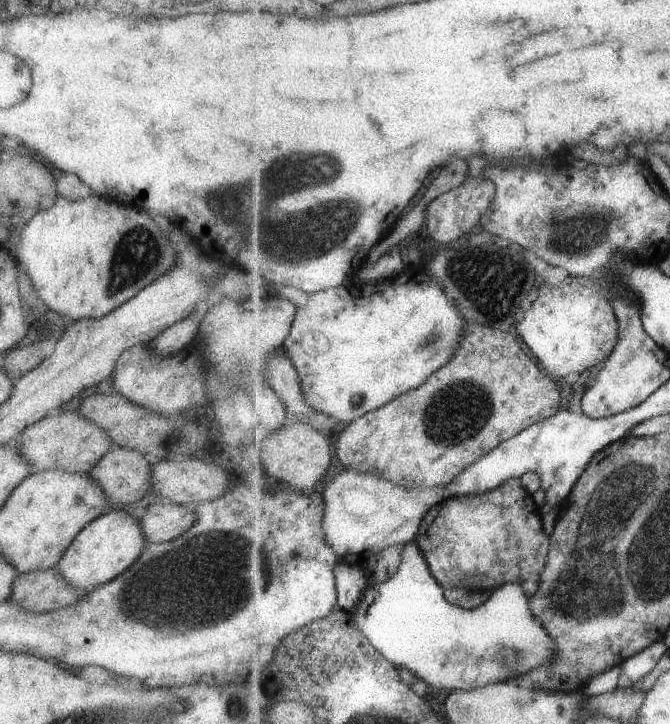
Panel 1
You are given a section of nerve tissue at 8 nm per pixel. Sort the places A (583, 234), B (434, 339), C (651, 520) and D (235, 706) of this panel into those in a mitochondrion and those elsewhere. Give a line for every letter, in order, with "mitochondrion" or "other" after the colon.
A: mitochondrion
B: mitochondrion
C: mitochondrion
D: mitochondrion

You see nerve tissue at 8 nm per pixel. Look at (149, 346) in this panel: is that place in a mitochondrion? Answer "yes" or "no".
no

